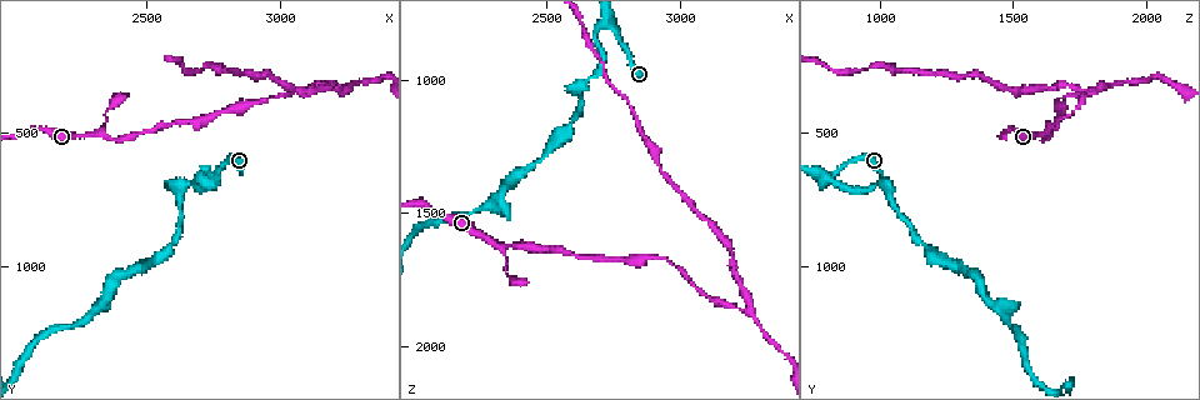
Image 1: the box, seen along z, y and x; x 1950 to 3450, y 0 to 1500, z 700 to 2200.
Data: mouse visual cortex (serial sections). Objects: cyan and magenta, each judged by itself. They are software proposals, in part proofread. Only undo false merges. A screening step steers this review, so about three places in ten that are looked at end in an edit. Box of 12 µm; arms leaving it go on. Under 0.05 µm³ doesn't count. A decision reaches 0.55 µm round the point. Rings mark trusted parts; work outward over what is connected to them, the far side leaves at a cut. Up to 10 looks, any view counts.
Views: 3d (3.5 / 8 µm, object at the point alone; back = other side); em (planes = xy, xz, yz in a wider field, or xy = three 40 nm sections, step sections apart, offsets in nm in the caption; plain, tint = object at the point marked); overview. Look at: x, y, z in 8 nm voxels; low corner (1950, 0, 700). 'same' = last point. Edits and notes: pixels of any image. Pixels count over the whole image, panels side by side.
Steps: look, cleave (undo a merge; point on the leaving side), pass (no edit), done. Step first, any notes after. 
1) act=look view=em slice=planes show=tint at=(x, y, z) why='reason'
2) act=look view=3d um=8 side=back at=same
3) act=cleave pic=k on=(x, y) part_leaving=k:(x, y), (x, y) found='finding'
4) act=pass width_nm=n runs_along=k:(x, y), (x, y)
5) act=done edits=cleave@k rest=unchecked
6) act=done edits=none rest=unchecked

act=look view=3d um=3.5 at=(2670, 680, 1000) why='narrows sharply'

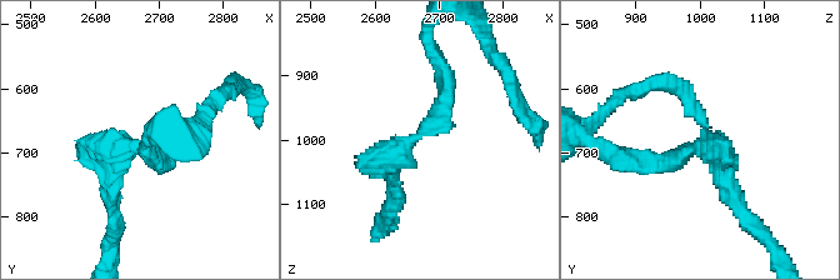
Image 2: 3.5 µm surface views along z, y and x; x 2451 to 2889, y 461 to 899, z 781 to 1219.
act=look view=em slice=xy step=3 show=tint at=(2665, 695, 990) why='shape alone is not enough'

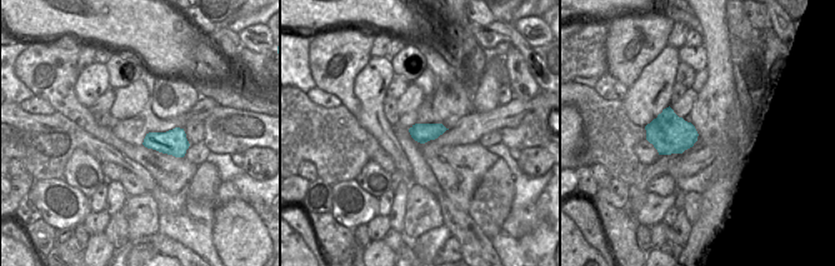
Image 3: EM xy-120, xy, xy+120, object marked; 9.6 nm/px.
act=look view=em slice=xy step=2 show=tint at=same

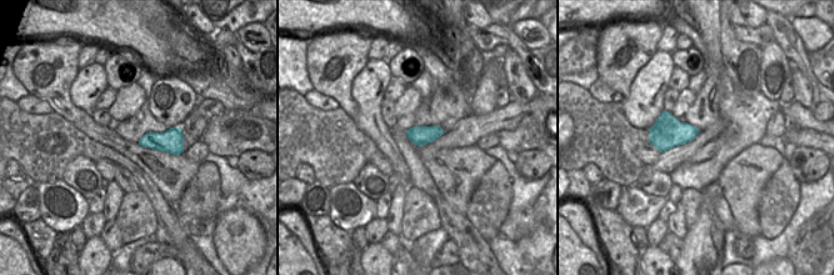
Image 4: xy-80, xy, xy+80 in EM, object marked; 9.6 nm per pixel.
act=pass runs_along=2:(440, 68), (440, 119), (390, 173) found='all the same cell'

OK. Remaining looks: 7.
act=look view=3d um=3.5 at=(2320, 500, 1620) why='a fork'

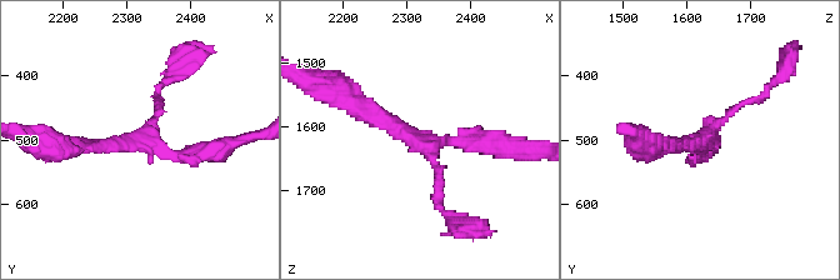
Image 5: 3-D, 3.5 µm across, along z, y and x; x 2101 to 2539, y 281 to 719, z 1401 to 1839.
act=look view=em slice=xy step=2 show=tint at=(2315, 505, 1620) why='now the EM'

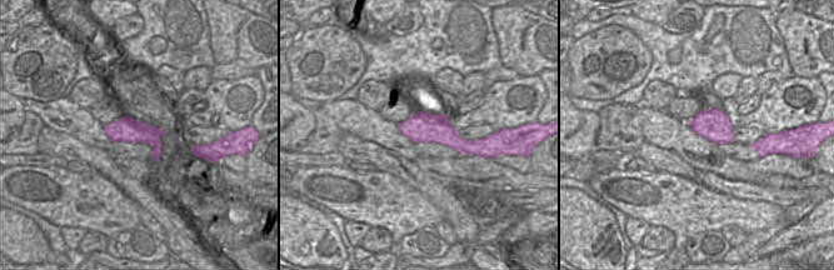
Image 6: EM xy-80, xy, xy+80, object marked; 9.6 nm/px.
act=pass runs_along=5:(343, 96), (419, 141), (491, 141) found='one cell here'

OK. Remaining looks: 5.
act=look view=3d um=3.5 side=back at=(2980, 360, 1700) why='sudden change in width'

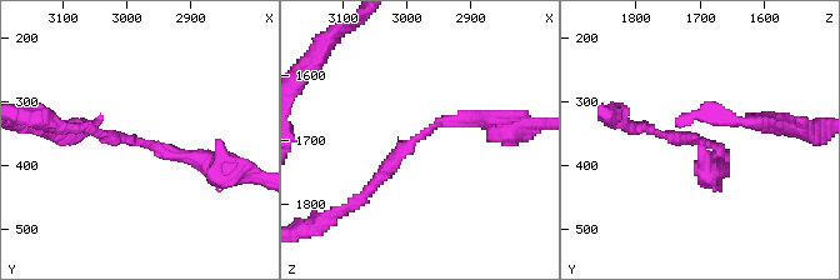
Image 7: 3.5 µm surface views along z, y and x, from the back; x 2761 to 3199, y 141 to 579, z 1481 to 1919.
act=look view=em slice=planes show=tint at=(2990, 365, 1705) arm_widths_nm=150,200 why='now the EM'

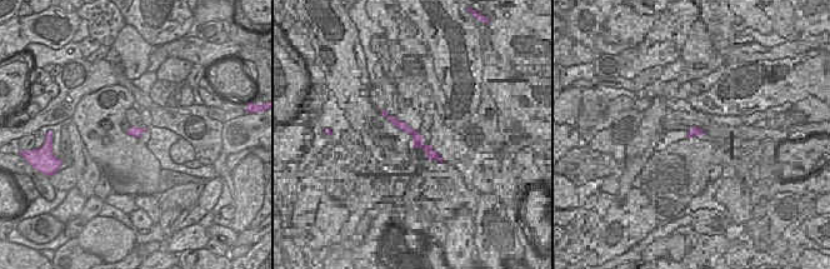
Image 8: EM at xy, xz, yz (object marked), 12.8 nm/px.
act=pass runs_along=7:(485, 119), (439, 121), (359, 199) found='one cell here'

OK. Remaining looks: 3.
act=look view=3d um=8 at=(3250, 320, 1870) why='branch point'

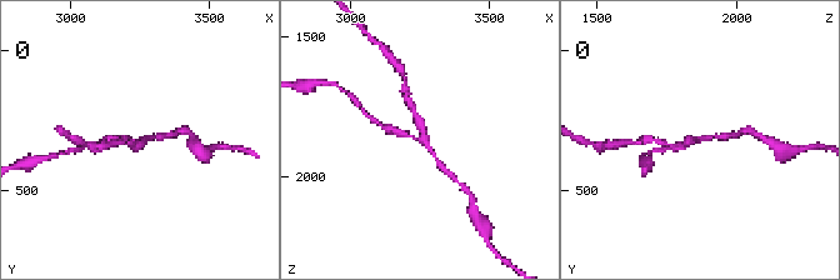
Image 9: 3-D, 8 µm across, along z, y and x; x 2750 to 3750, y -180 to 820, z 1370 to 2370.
act=look view=3d um=3.5 at=(3240, 320, 1860) why='zoom in'

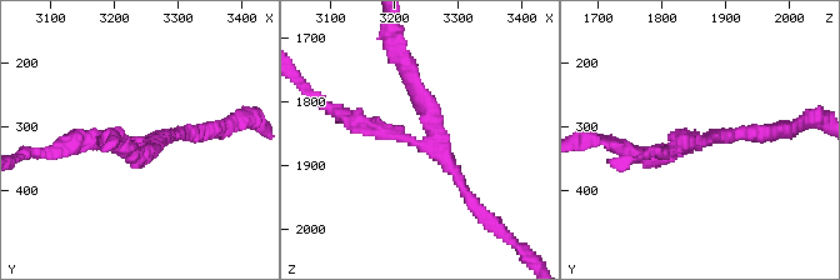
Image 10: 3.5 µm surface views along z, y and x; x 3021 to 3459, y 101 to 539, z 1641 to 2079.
act=look view=em slice=planes show=tint at=(3250, 325, 1865) arms=3 arm_widths_nm=150,200,200 why='now the EM'

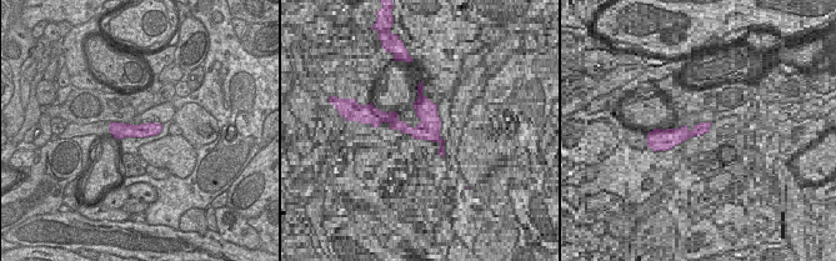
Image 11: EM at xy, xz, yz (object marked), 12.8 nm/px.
act=pass runs_along=10:(349, 119), (429, 141), (410, 78) found='one cell here'

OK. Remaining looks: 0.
act=done edits=none rest=unchecked

